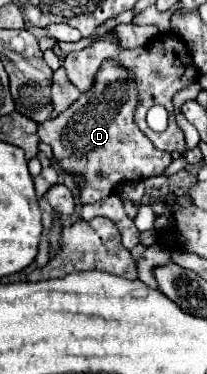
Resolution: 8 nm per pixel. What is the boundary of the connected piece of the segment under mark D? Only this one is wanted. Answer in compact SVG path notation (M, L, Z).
M105 61L97 73L95 85L79 97L57 119L39 123L39 139L51 145L57 159L57 167L69 173L83 173L85 185L81 185L81 201L97 203L111 195L119 185L141 181L161 175L173 161L171 153L159 151L133 123L133 111L137 105L137 85L131 73Z

